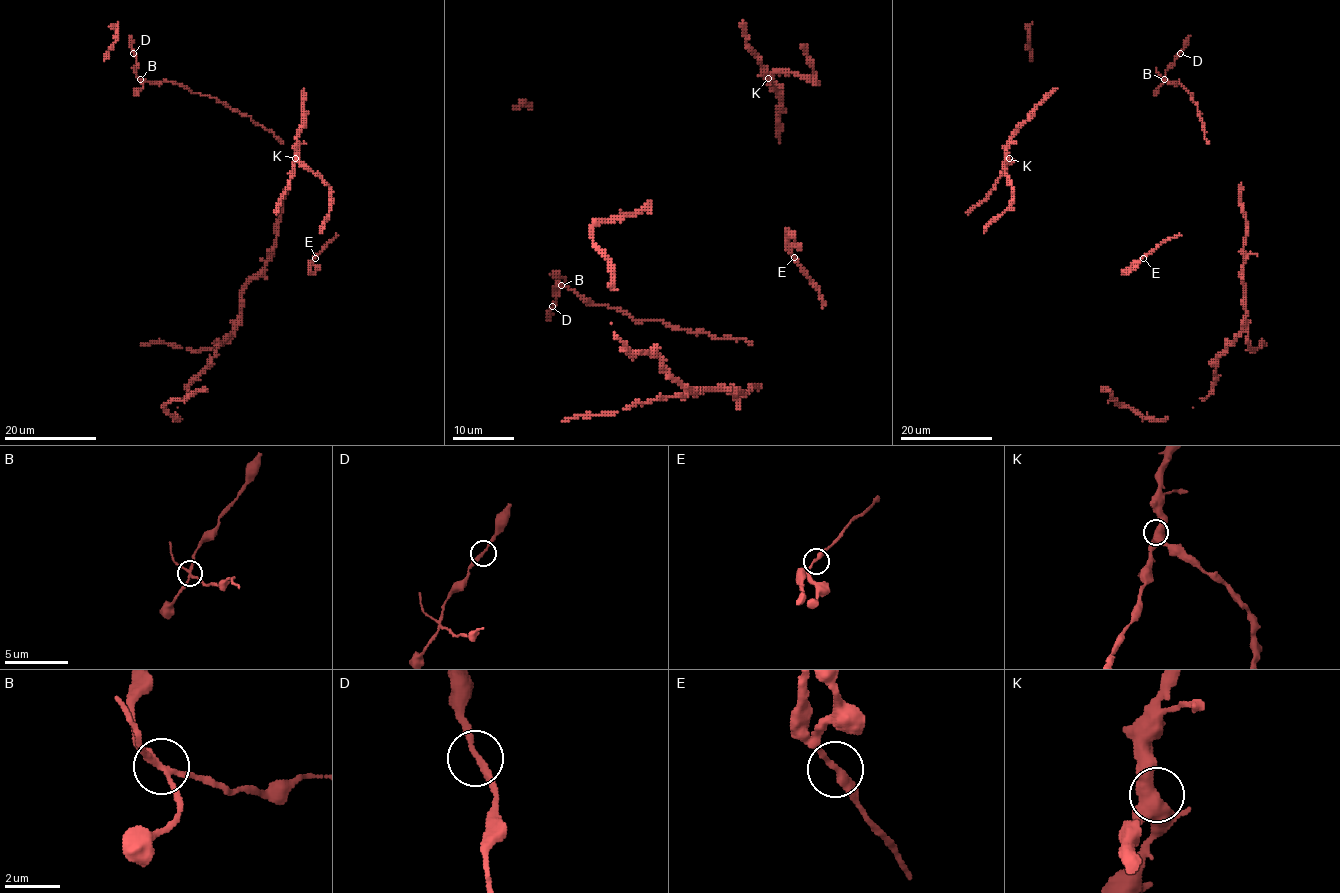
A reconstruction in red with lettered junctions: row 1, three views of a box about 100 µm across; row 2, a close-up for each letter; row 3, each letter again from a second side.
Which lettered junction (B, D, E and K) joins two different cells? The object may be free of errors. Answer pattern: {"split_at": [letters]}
{"split_at": ["B"]}

